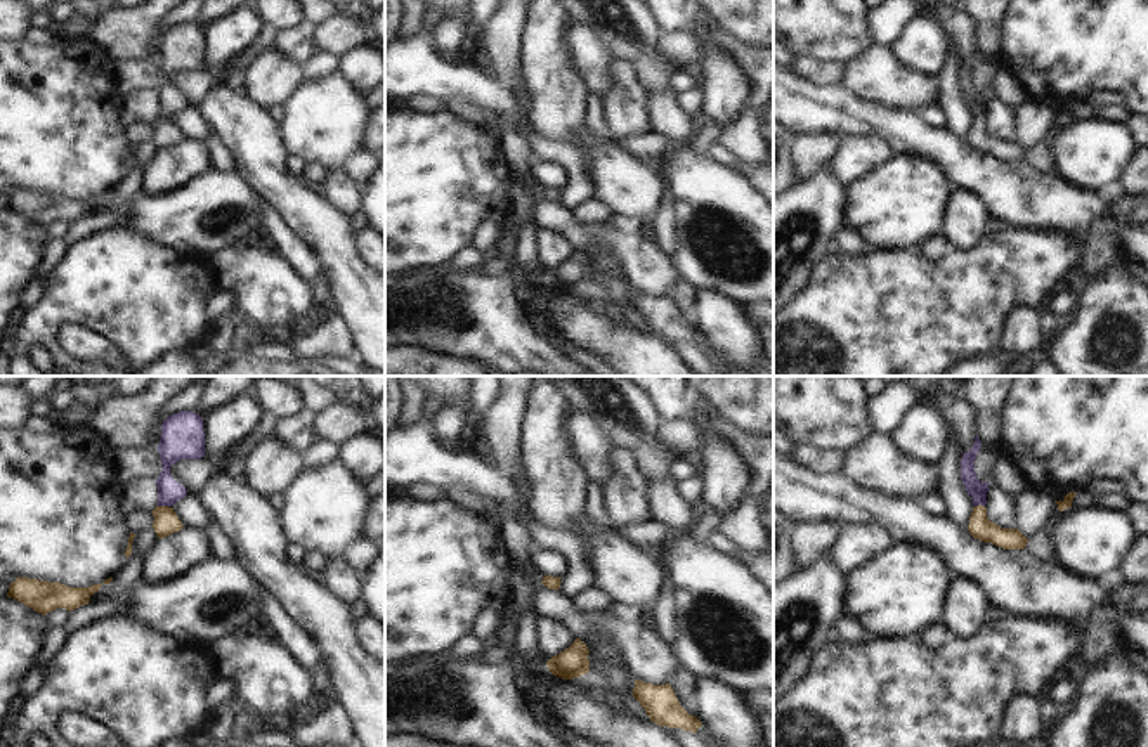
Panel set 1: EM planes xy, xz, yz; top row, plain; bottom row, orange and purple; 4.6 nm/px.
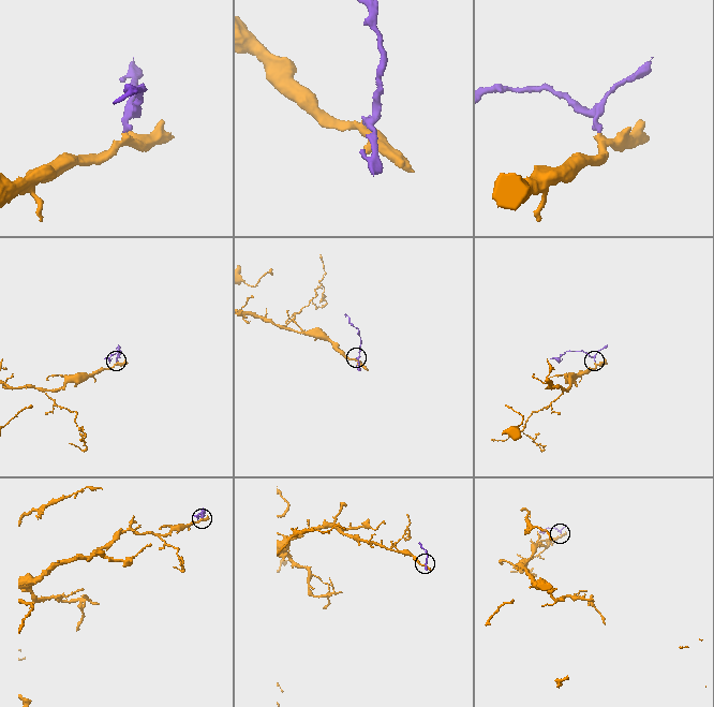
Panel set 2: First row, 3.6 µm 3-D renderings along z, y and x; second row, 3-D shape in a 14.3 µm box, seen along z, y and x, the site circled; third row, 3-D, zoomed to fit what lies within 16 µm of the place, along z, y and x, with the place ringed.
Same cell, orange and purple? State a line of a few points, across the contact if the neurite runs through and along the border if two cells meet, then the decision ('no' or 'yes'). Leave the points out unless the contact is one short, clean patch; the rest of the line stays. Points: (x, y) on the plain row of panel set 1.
line xy (165, 134), (163, 118), (170, 103); yes

